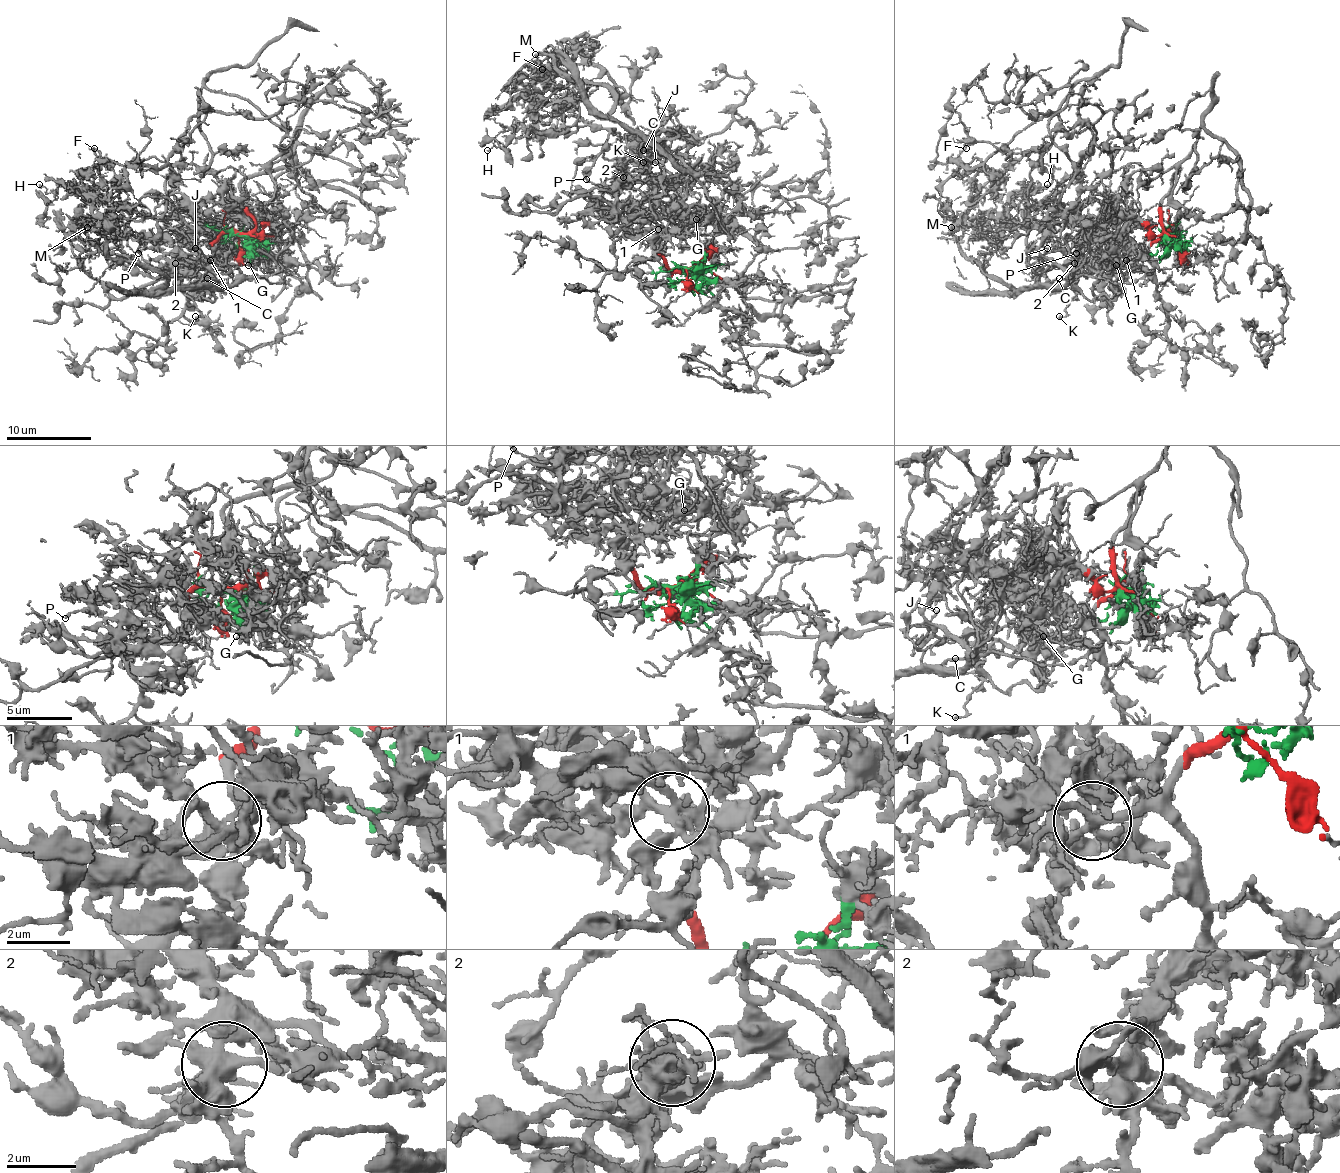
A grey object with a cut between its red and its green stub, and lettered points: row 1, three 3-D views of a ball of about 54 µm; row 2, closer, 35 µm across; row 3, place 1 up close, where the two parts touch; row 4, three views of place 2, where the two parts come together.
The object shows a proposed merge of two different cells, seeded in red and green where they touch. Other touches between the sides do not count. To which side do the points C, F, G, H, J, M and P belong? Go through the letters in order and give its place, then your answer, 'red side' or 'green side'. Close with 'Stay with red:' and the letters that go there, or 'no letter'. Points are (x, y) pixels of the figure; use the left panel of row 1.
C: at (207, 278); green side
F: at (94, 148); green side
G: at (248, 265); green side
H: at (39, 184); green side
J: at (195, 248); green side
M: at (87, 227); green side
P: at (138, 253); green side
Stay with red: no letter

